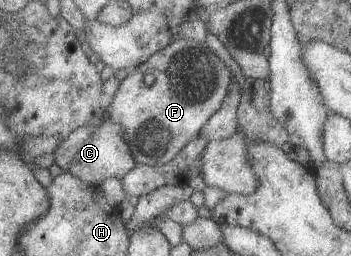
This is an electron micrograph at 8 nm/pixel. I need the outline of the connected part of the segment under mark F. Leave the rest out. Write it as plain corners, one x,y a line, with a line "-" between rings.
184,38
154,53
148,61
129,71
112,95
108,113
114,125
123,127
124,139
130,146
134,161
138,165
161,166
174,159
180,149
198,136
200,129
222,107
222,101
230,89
230,75
230,68
210,51
208,44

